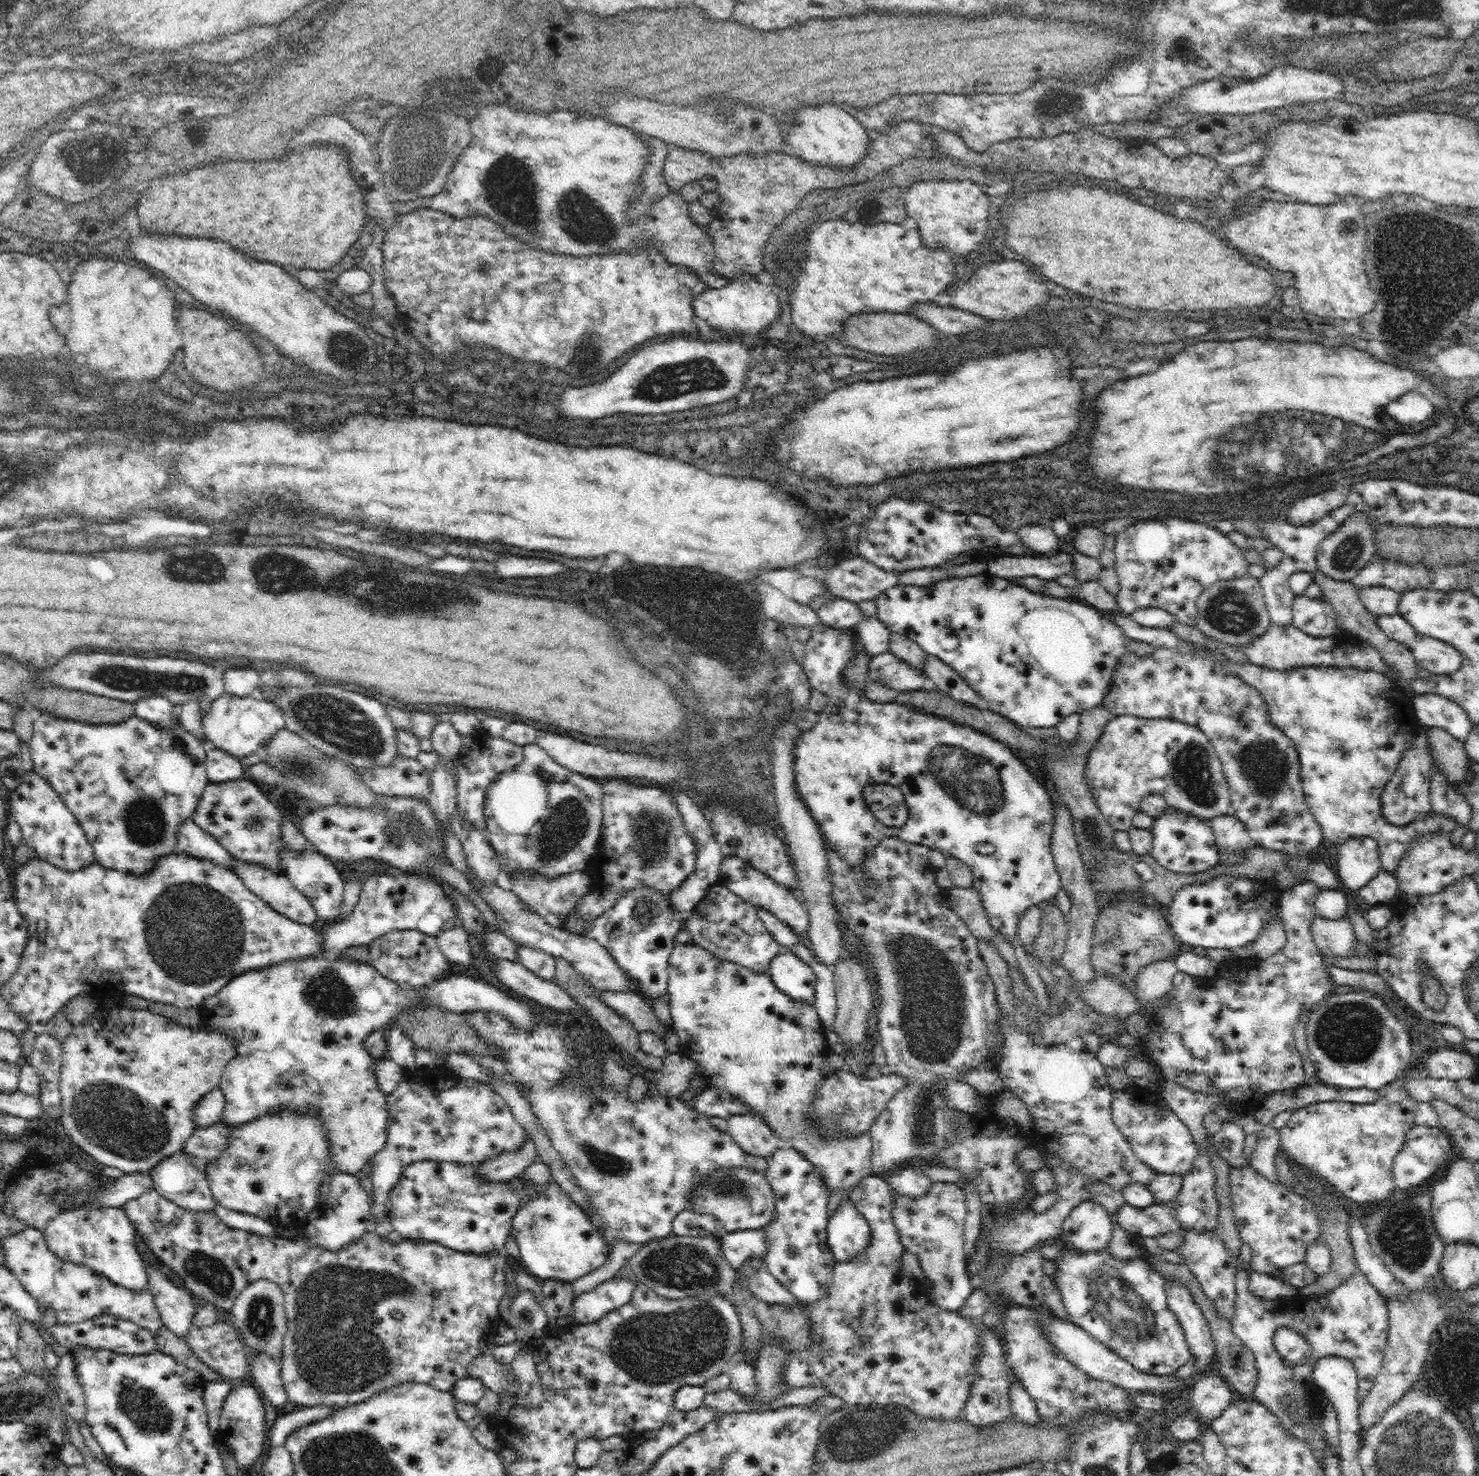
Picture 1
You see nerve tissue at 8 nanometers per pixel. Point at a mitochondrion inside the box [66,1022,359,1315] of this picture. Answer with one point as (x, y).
(112, 1117)

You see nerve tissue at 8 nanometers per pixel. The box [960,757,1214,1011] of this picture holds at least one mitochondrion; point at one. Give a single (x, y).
(1101, 865)

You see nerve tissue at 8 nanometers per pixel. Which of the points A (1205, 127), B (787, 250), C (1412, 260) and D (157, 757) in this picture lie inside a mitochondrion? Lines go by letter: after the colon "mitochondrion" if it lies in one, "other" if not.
A: other
B: mitochondrion
C: mitochondrion
D: other

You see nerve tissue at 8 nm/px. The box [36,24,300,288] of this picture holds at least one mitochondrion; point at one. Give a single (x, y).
(89, 166)

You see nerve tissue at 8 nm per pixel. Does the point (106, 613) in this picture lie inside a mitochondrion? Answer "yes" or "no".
no

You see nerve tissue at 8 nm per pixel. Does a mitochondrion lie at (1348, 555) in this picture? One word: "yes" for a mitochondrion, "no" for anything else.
yes

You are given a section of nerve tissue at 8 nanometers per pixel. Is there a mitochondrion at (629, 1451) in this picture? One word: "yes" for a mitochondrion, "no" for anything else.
no

